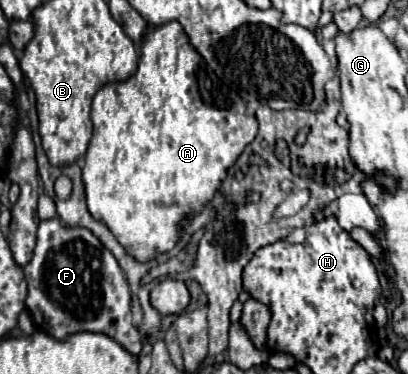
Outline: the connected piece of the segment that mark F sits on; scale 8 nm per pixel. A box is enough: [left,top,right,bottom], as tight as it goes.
[24,219,142,355]

